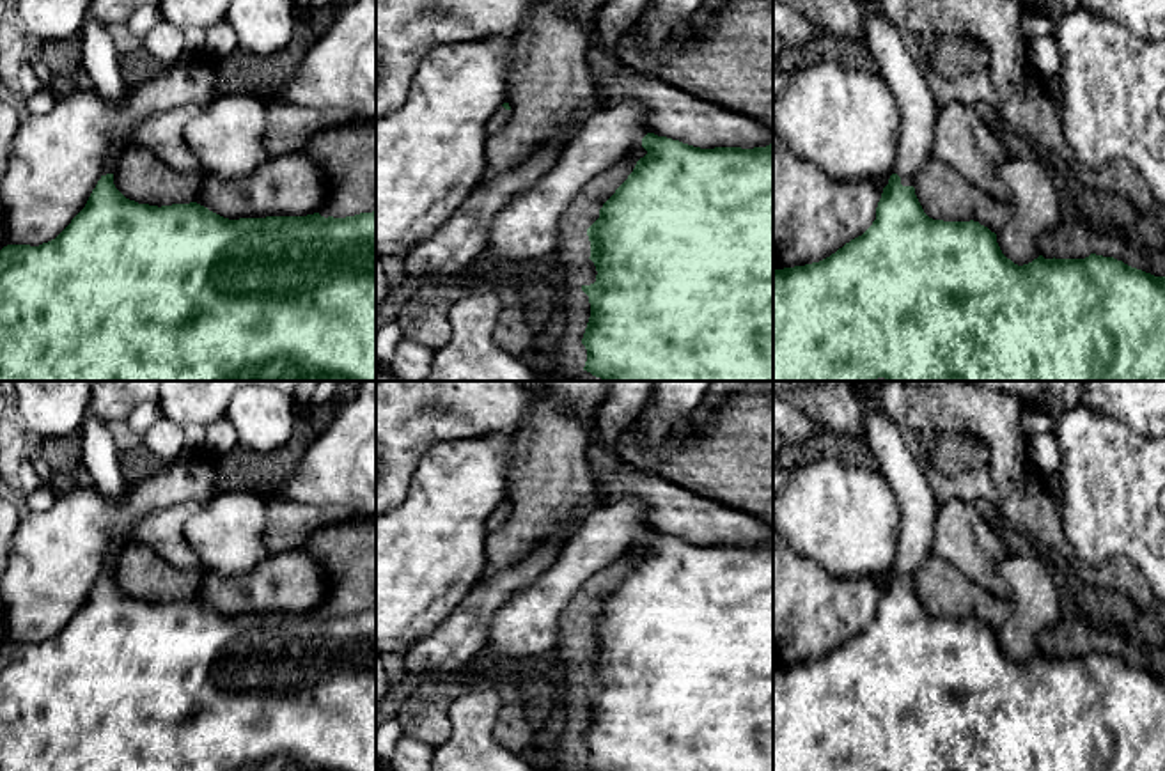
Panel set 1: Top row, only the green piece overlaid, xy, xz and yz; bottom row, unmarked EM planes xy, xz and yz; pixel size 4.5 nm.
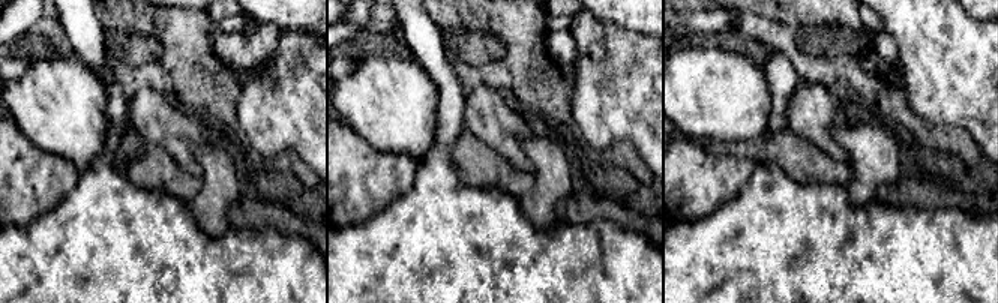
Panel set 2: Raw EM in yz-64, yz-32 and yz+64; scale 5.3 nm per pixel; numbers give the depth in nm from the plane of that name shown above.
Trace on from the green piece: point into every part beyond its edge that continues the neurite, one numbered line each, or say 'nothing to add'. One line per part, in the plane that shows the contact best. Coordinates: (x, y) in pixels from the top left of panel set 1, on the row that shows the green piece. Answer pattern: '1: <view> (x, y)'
1: yz (887, 45)

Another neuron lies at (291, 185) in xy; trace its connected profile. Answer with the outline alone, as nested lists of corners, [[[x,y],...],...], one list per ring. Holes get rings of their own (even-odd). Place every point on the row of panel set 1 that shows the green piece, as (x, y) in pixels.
[[[305,151],[268,158],[239,179],[204,175],[197,204],[229,218],[307,216],[324,204],[326,175]]]

